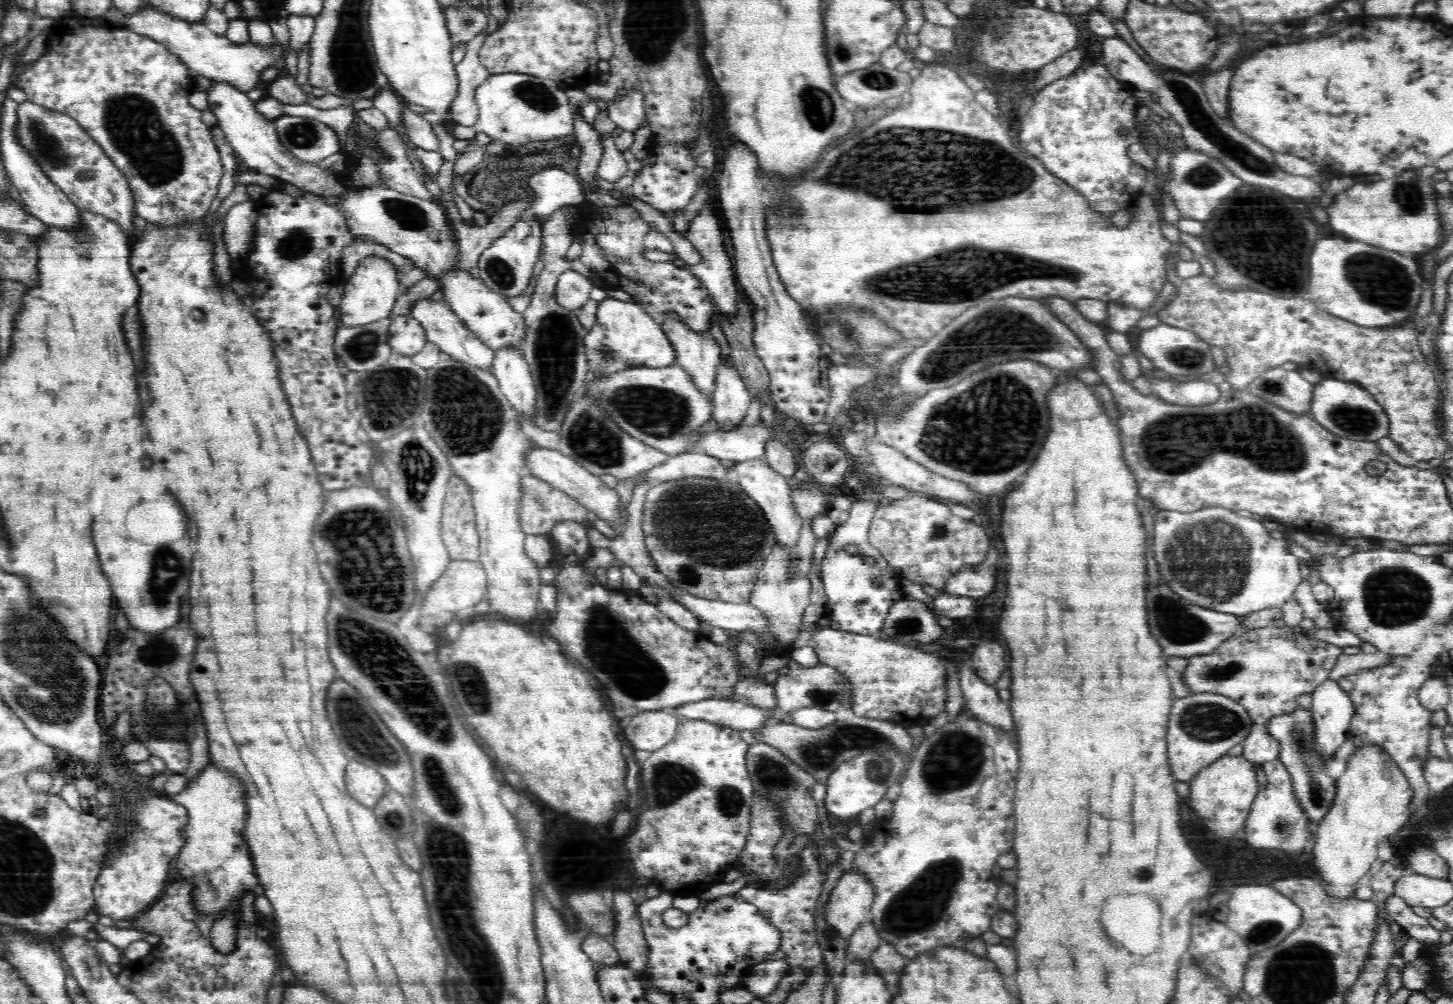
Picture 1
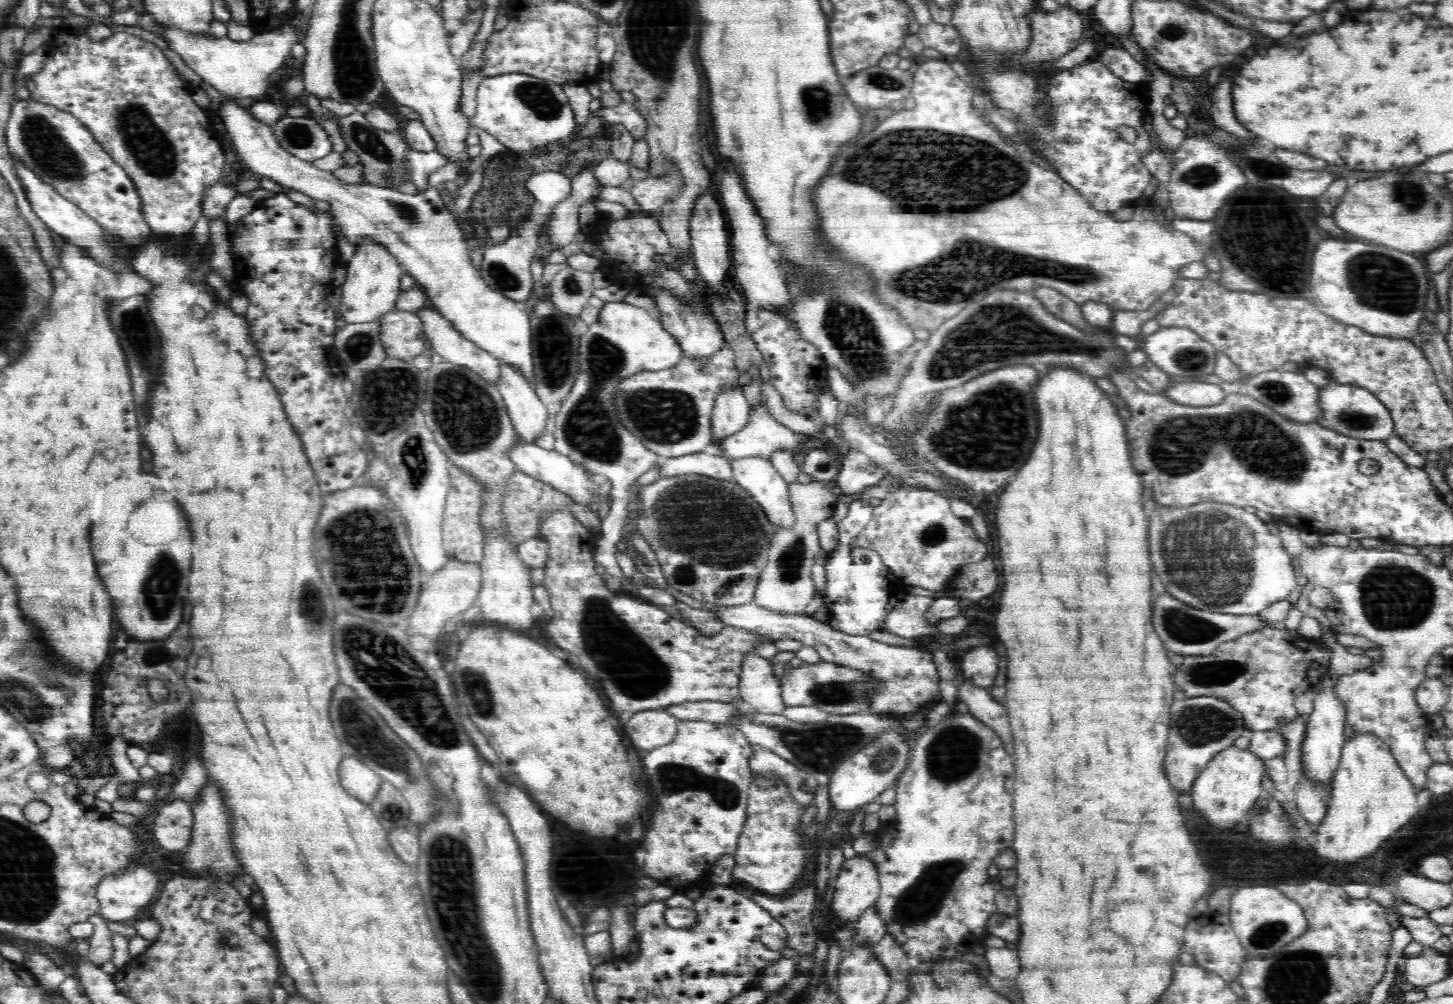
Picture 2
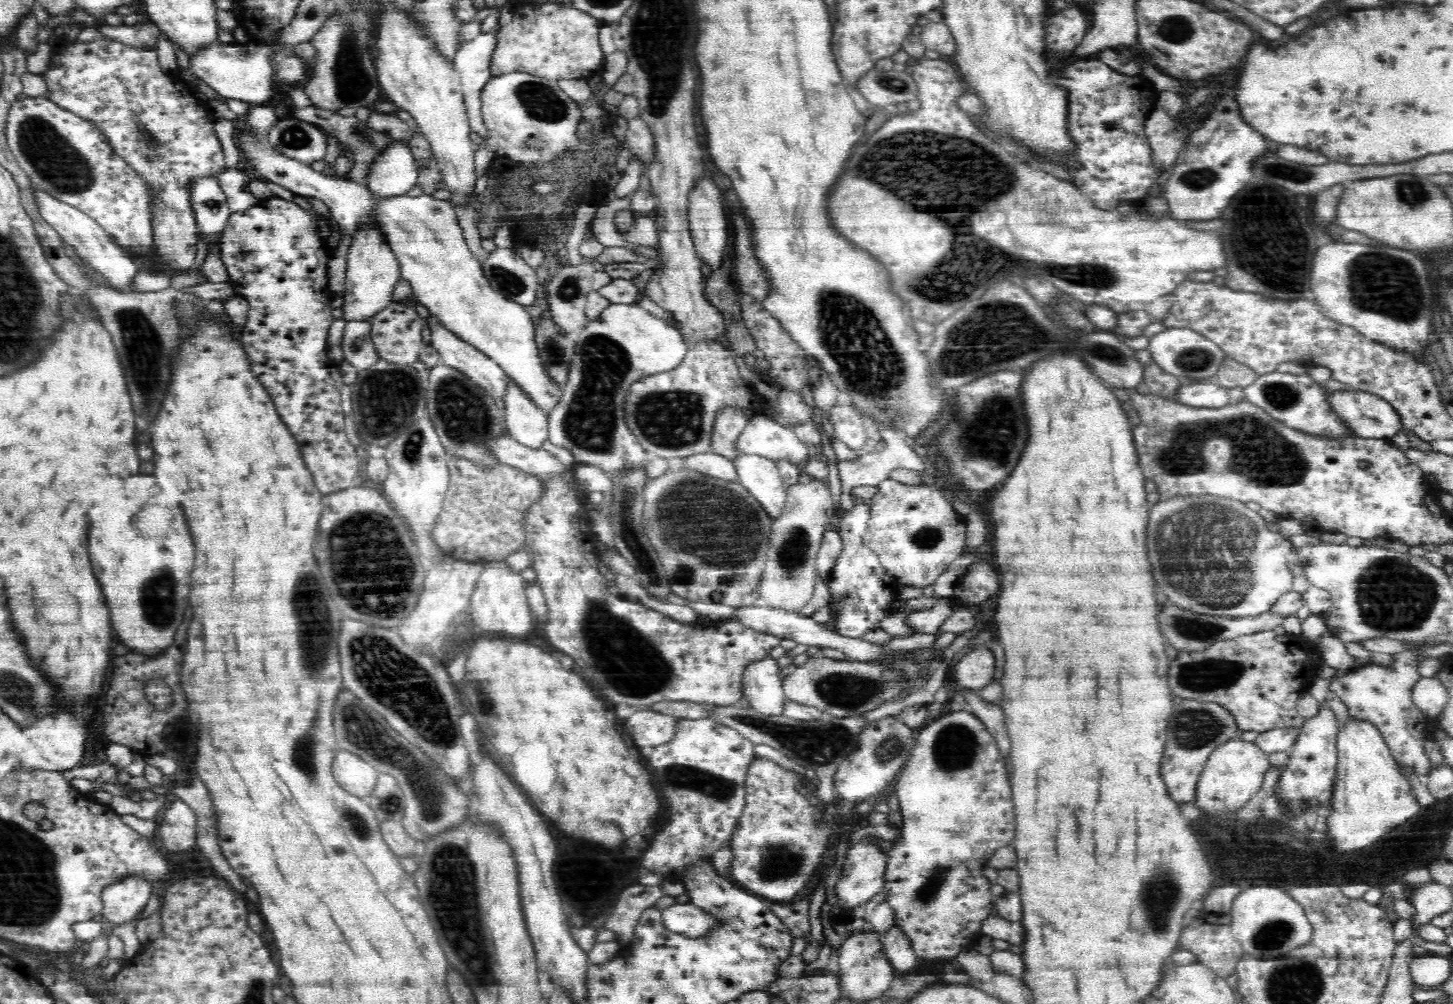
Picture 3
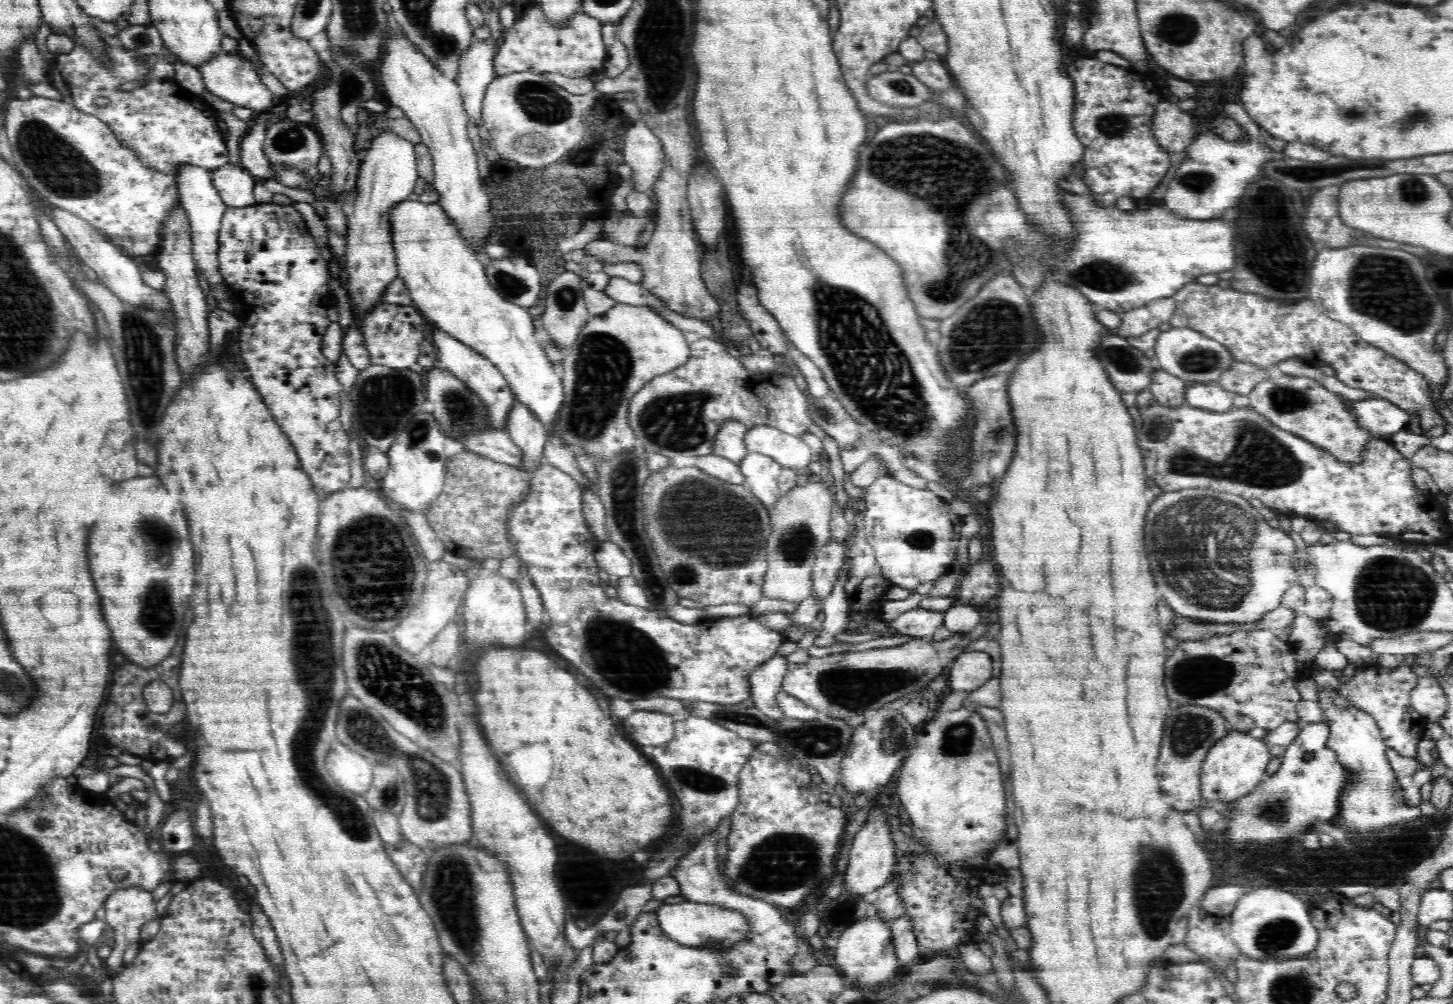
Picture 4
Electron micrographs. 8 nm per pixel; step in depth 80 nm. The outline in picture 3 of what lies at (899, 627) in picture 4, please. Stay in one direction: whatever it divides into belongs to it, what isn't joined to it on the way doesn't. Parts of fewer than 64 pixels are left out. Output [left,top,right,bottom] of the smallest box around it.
[906,598,954,634]

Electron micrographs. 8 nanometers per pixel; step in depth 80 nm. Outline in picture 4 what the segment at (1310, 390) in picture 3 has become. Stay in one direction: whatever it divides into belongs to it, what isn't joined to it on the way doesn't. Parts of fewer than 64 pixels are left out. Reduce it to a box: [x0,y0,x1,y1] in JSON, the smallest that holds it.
[1247,373,1370,464]

